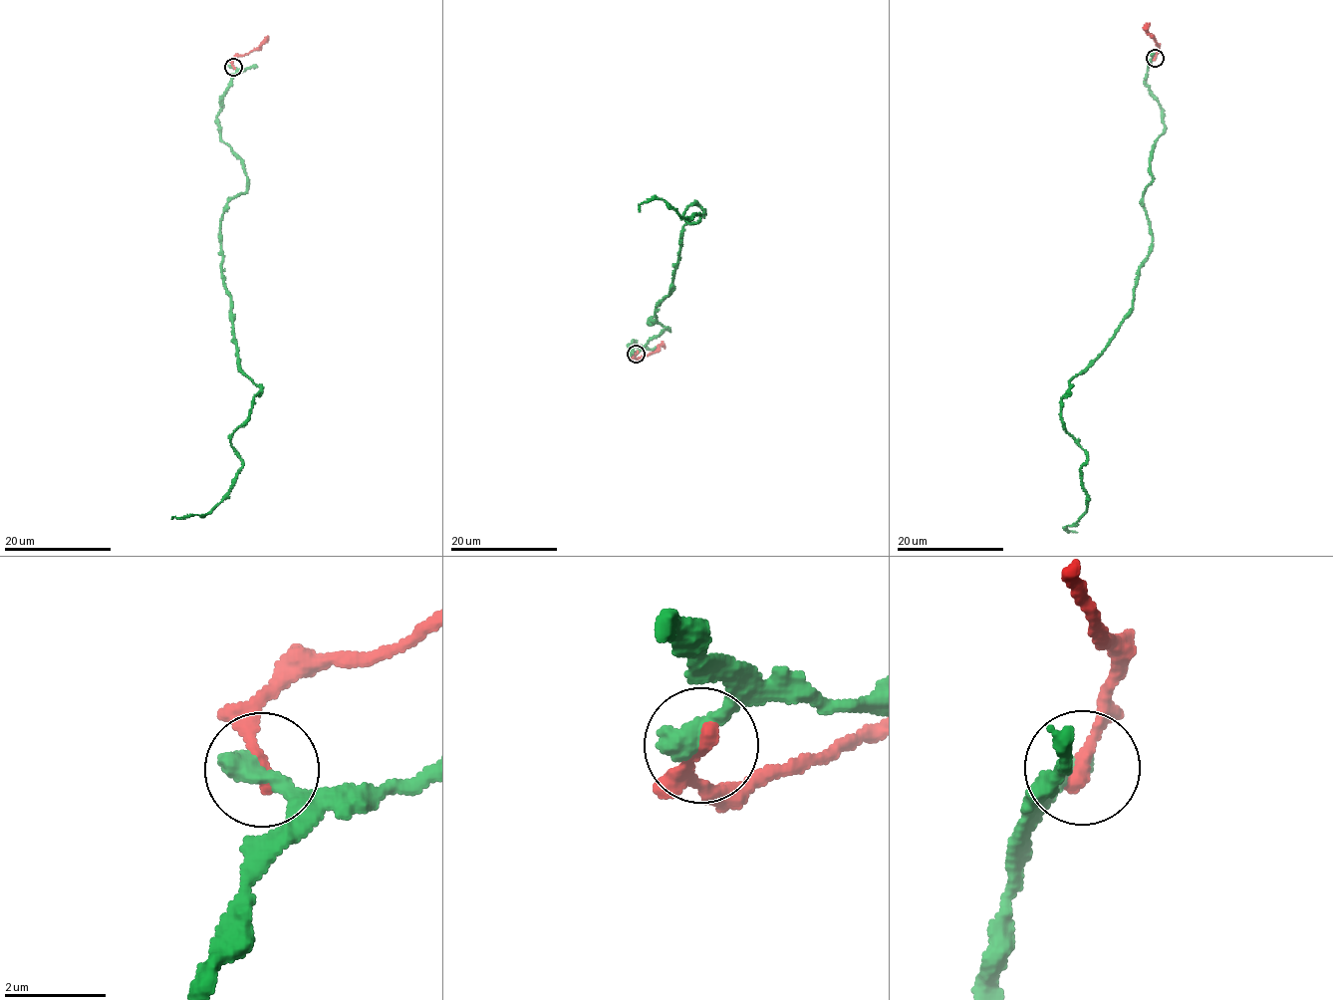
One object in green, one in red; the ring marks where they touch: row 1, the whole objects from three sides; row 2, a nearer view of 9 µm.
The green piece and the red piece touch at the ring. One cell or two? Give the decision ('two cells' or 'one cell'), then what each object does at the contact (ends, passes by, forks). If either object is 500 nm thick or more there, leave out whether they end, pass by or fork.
two cells; green ends there; red ends there

